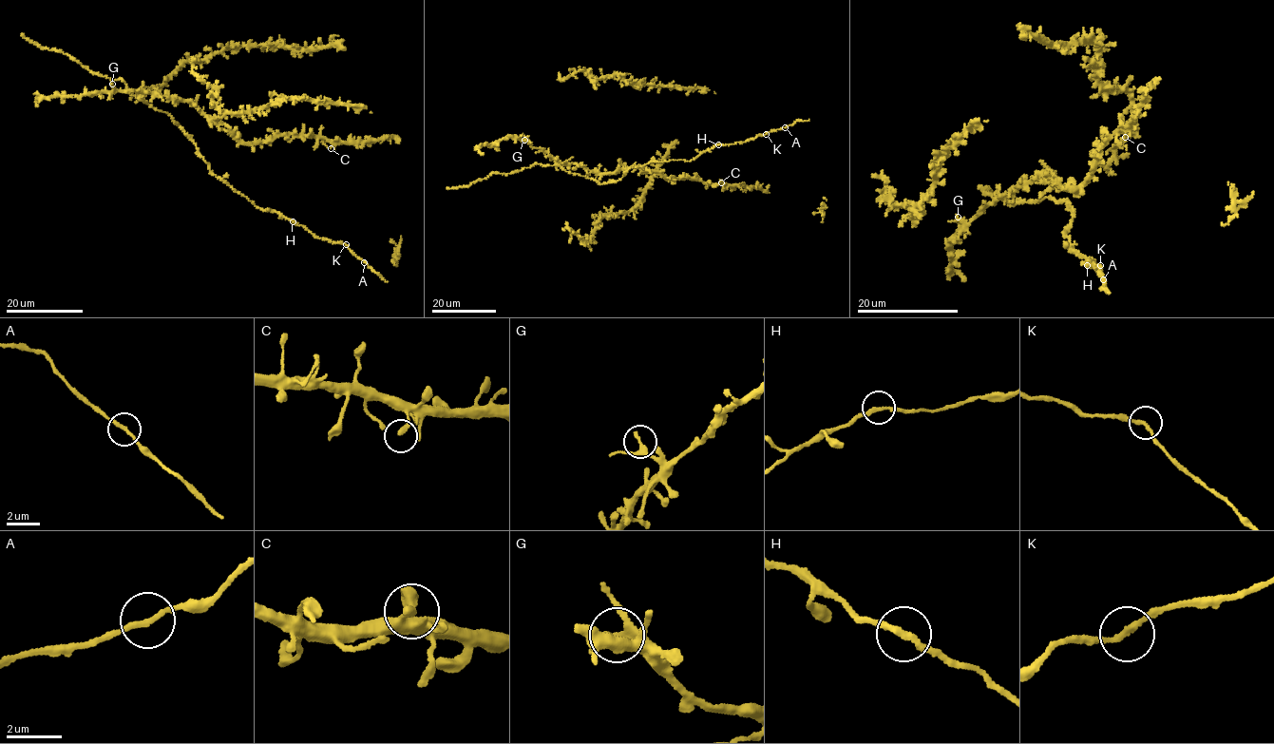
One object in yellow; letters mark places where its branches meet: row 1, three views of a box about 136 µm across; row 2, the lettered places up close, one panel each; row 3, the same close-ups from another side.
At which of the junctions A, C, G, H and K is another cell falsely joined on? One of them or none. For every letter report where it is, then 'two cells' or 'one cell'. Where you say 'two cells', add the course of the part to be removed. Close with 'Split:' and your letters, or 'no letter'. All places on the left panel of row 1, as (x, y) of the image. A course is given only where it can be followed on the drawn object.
A: at (364, 262); one cell
C: at (331, 148); one cell
G: at (112, 84); one cell
H: at (293, 221); one cell
K: at (346, 244); one cell
Split: no letter

